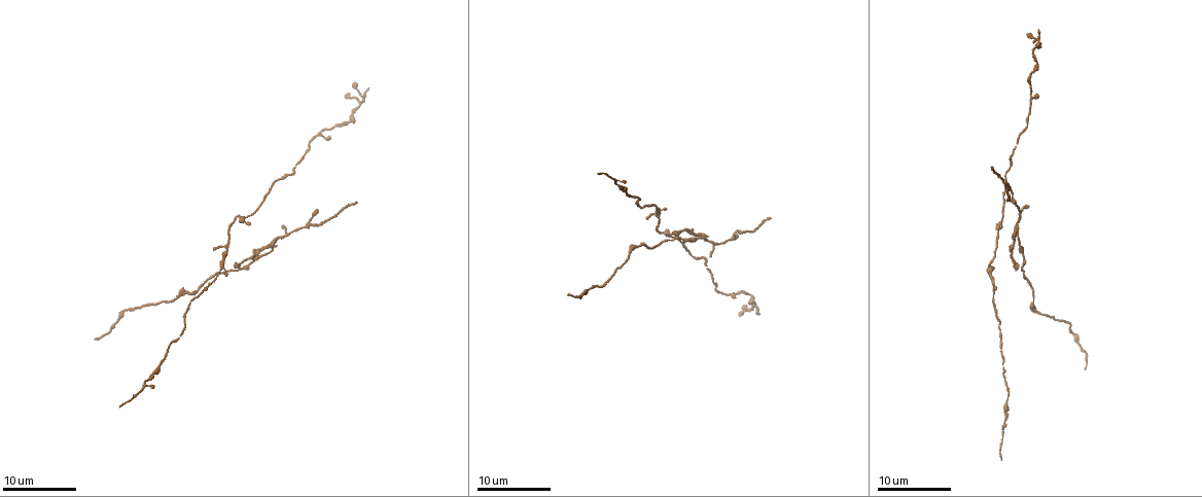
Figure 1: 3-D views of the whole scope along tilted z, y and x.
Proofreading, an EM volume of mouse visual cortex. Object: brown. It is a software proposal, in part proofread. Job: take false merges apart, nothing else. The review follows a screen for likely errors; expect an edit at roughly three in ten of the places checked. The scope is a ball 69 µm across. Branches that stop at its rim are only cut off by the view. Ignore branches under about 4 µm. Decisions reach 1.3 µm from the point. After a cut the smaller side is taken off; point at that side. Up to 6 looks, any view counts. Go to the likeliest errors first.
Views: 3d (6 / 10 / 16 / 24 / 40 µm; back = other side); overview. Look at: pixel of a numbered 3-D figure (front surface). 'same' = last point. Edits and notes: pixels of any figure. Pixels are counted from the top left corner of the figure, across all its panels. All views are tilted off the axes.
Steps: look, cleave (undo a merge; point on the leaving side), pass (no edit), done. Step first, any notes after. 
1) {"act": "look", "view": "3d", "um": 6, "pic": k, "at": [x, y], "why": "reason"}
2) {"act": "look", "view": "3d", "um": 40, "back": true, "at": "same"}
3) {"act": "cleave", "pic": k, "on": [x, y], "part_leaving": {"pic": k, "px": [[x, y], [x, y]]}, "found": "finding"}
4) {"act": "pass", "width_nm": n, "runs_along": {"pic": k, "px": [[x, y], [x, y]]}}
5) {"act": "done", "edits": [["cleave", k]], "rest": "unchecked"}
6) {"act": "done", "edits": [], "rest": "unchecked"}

{"act": "look", "view": "3d", "um": 16, "pic": 1, "at": [227, 245]}

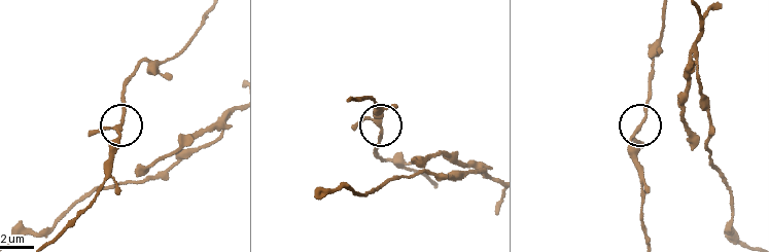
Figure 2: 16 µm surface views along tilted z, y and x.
{"act": "look", "view": "3d", "um": 16, "back": true, "pic": 2, "at": [123, 121]}

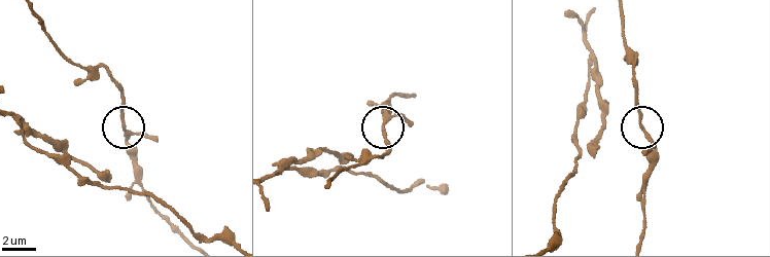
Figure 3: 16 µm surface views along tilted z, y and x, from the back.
{"act": "pass", "width_nm": 170, "found": "one neuron here"}

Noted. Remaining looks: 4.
{"act": "look", "view": "3d", "um": 10, "pic": 1, "at": [670, 236], "why": "sudden change in width"}

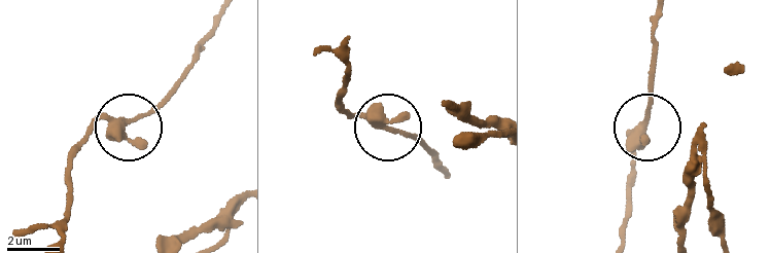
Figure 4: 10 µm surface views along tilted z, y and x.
{"act": "look", "view": "3d", "um": 6, "pic": 4, "at": [386, 130]}

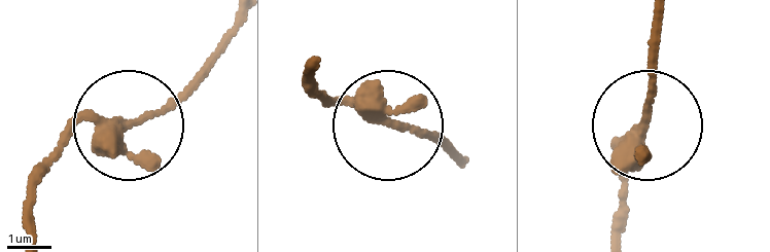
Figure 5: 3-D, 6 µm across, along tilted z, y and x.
{"act": "pass", "arms": 3, "found": "one neuron here"}

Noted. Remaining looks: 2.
{"act": "look", "view": "3d", "um": 16, "pic": 1, "at": [347, 122], "why": "narrows sharply"}

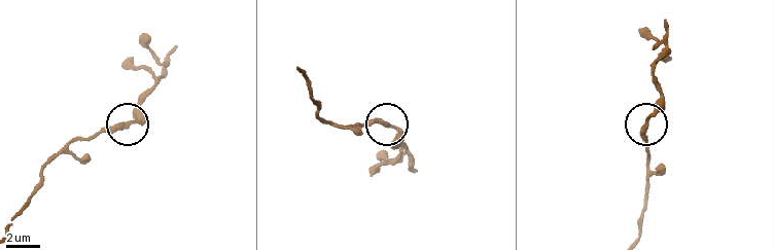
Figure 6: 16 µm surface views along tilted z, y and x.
{"act": "pass", "runs_along": {"pic": 6, "px": [[638, 233], [649, 175], [645, 124], [661, 92]]}, "found": "continuous, no second neuron"}

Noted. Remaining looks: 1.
{"act": "done", "edits": [], "rest": "unchecked"}

